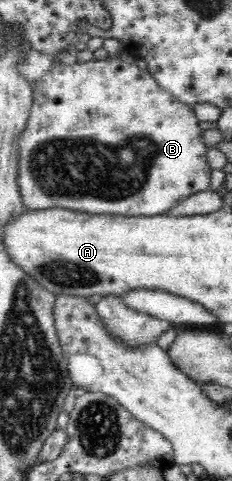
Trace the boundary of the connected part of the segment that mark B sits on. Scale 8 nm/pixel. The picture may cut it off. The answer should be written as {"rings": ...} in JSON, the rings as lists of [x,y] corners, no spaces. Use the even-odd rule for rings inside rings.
{"rings":[[[118,57],[108,60],[89,60],[83,64],[52,64],[33,86],[33,102],[27,122],[16,138],[16,187],[19,189],[26,210],[45,210],[65,208],[93,214],[122,214],[130,217],[165,215],[185,198],[209,189],[213,167],[207,161],[207,143],[203,141],[203,132],[199,128],[199,119],[194,107],[179,100],[175,94],[164,90],[147,70],[141,70],[137,64],[121,61]]]}

